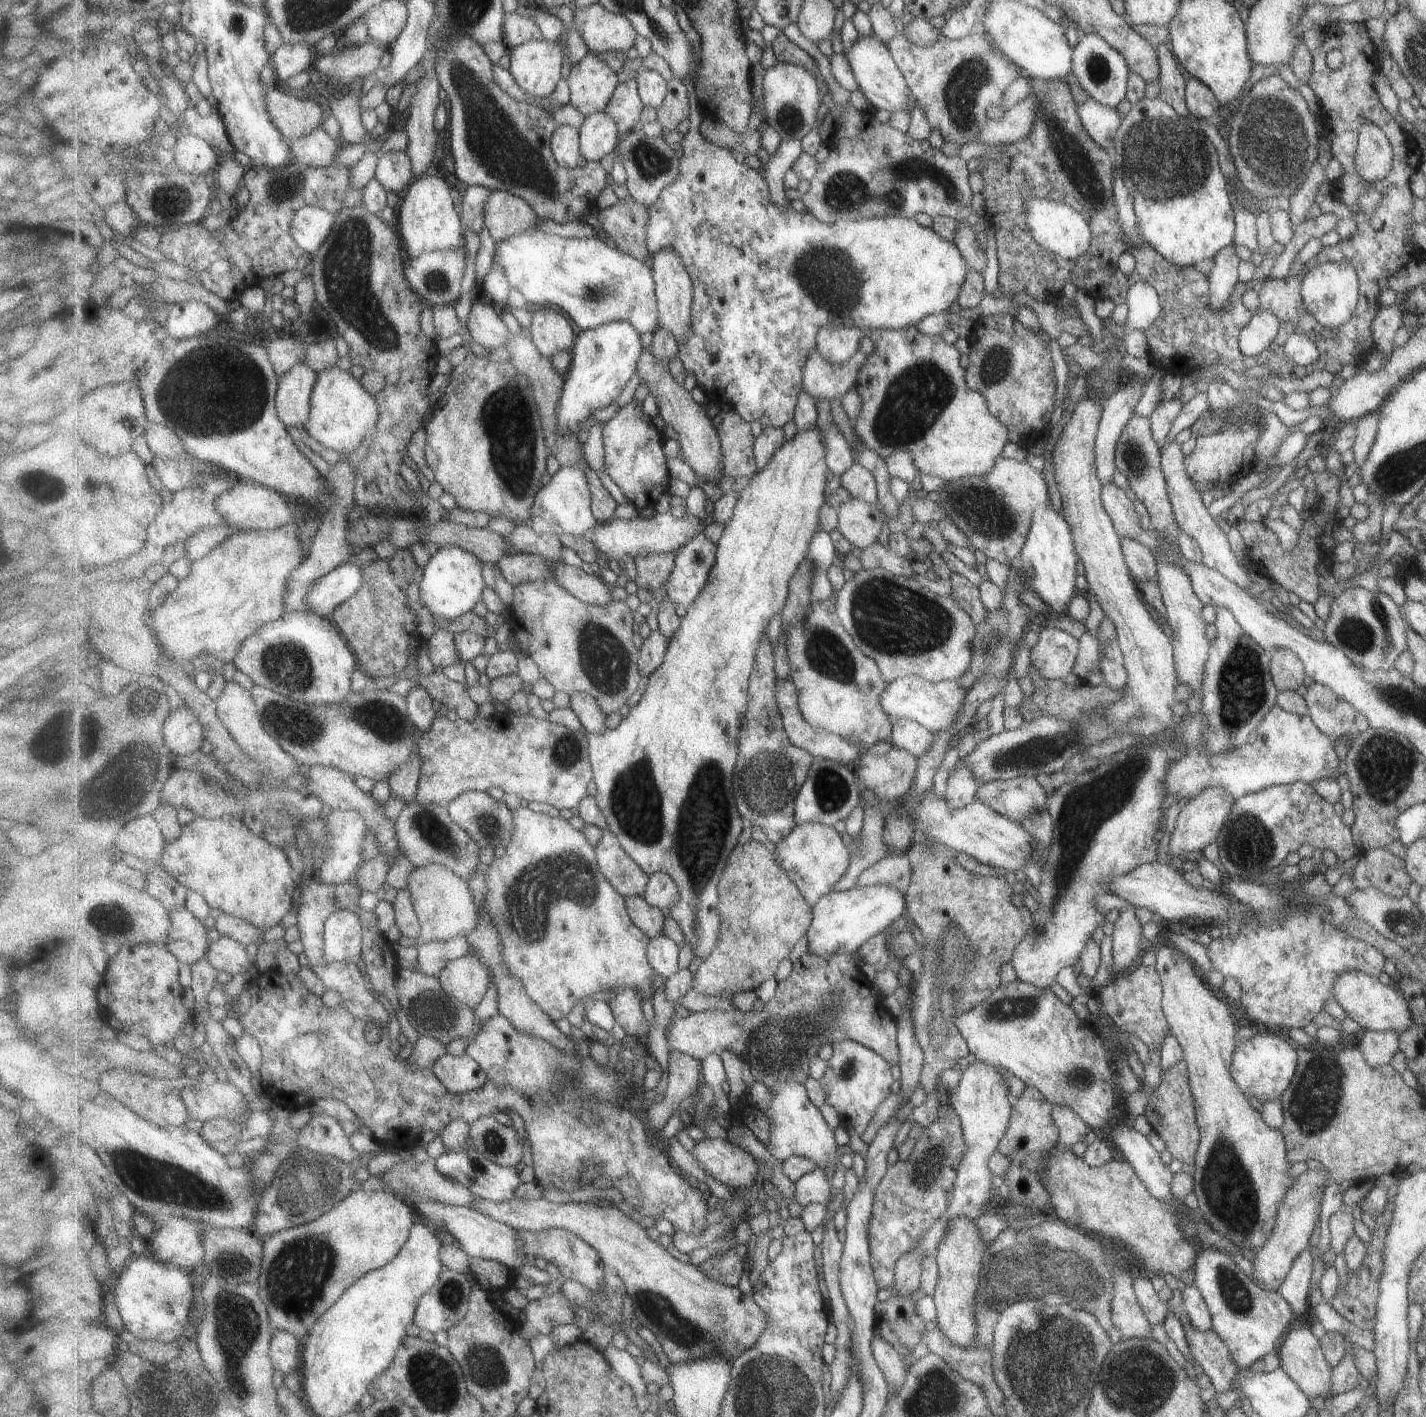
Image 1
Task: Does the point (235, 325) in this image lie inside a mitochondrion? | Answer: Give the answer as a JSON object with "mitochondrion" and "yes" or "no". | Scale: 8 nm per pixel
{"mitochondrion":"no"}

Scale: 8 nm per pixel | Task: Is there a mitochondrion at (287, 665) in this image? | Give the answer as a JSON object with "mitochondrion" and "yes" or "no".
{"mitochondrion":"yes"}

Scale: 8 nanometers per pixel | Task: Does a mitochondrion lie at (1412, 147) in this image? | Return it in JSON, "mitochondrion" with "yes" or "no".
{"mitochondrion":"no"}

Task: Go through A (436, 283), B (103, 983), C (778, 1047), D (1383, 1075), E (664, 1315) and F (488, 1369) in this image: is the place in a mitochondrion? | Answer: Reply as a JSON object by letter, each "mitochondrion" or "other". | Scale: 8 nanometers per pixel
{"A":"mitochondrion","B":"other","C":"mitochondrion","D":"other","E":"mitochondrion","F":"mitochondrion"}

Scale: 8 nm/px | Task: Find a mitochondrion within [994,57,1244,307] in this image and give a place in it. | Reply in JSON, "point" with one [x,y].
{"point":[1149,148]}

